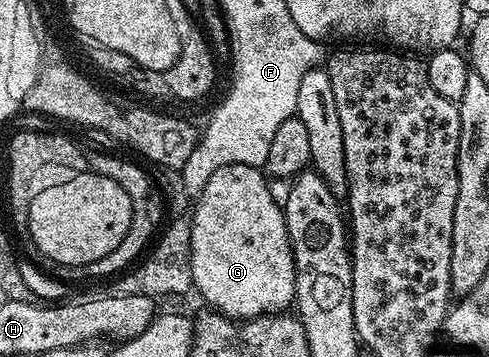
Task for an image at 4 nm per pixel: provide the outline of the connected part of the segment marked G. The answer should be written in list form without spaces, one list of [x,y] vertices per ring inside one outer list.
[[[224,165],[220,169],[216,169],[216,173],[212,173],[212,177],[208,177],[208,181],[204,185],[204,189],[196,196],[198,203],[194,207],[194,215],[190,219],[190,228],[192,229],[192,257],[190,264],[192,265],[192,281],[194,282],[193,290],[202,294],[202,299],[207,308],[219,311],[230,318],[239,321],[244,319],[255,319],[260,315],[277,315],[287,310],[286,306],[294,303],[294,258],[292,257],[292,249],[290,248],[290,238],[288,237],[288,229],[286,228],[285,210],[274,200],[274,195],[270,192],[271,184],[268,182],[267,176],[263,174],[259,168],[249,167],[248,165]]]

